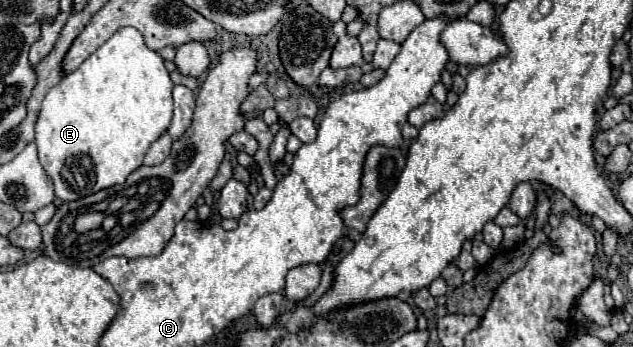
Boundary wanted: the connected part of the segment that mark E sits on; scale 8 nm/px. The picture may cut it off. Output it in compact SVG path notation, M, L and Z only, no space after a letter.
M133 27L119 29L91 57L87 57L73 73L65 75L43 99L35 125L35 145L45 173L55 185L55 195L67 203L101 189L125 183L127 175L141 167L151 143L167 131L173 115L171 99L173 81L163 59L145 47L143 37Z

